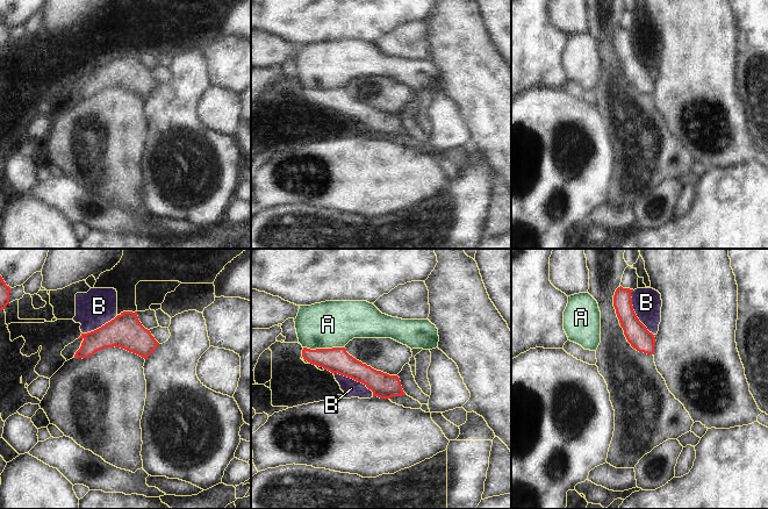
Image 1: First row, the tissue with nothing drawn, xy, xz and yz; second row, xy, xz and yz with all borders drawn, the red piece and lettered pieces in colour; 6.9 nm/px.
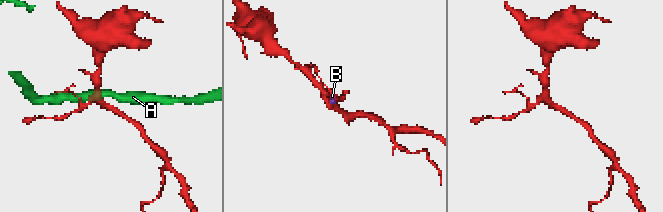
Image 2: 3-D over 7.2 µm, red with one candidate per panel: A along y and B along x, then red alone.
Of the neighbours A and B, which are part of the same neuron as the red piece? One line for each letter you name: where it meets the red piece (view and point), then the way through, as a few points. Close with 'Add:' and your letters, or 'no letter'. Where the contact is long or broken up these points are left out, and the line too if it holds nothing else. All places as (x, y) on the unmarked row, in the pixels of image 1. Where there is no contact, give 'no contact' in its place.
B: yz (634, 52) | across yz (638, 76), (638, 57), (634, 52), (646, 42)
Add: B

